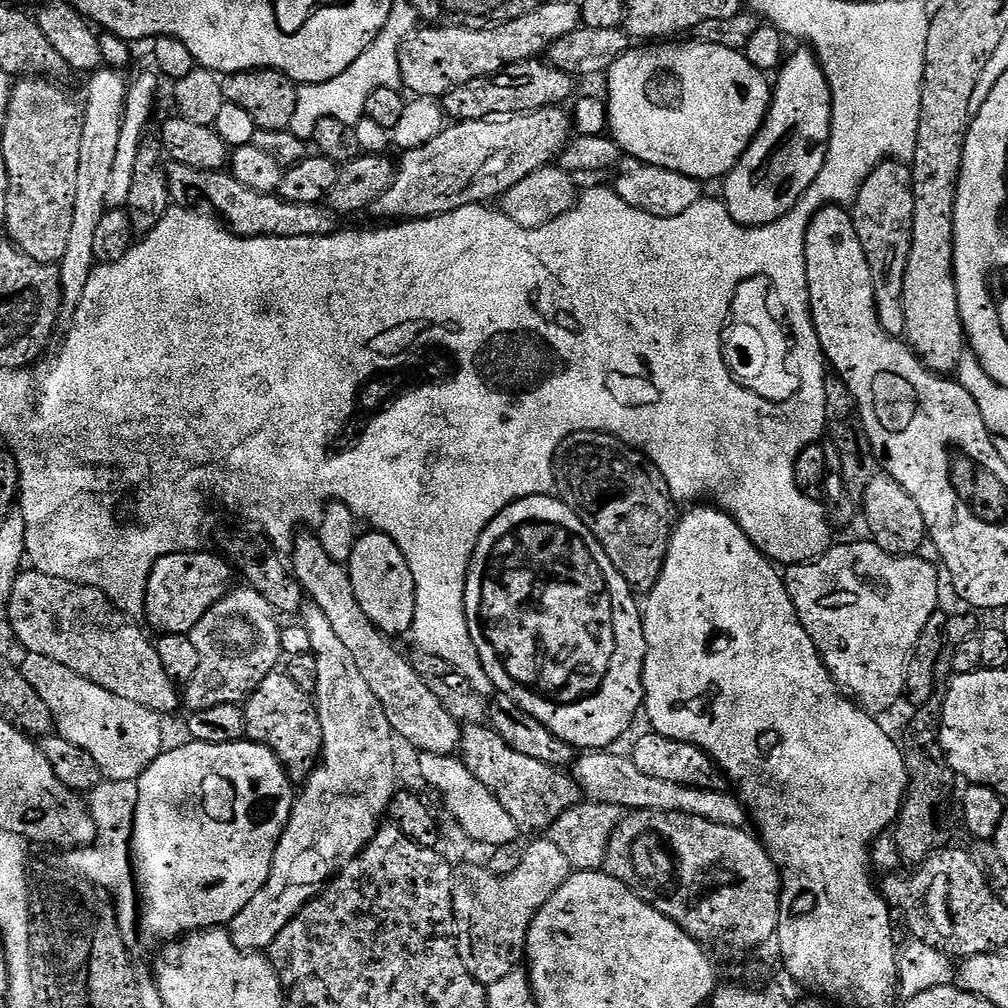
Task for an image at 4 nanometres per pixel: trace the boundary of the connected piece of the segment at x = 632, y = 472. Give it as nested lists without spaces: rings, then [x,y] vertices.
[[[576,432],[558,446],[556,456],[552,460],[552,479],[555,495],[563,500],[566,506],[570,506],[570,510],[574,510],[578,518],[582,518],[590,534],[598,538],[602,550],[606,550],[606,558],[614,562],[614,570],[618,570],[618,574],[626,578],[633,593],[651,592],[662,574],[674,527],[674,501],[668,492],[666,478],[662,478],[658,466],[649,462],[643,452],[631,448],[616,436],[605,432]]]

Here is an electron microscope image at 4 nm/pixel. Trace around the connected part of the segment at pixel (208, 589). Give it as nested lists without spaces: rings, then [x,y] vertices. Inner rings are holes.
[[[204,551],[166,554],[154,562],[154,570],[150,570],[146,586],[143,615],[143,619],[148,620],[149,629],[157,628],[160,634],[190,634],[202,614],[206,614],[214,602],[230,591],[233,565],[223,555],[215,556],[212,552]]]

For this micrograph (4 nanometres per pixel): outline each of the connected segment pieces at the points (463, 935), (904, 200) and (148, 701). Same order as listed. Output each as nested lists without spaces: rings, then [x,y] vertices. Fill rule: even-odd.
[[[533,840],[536,841],[525,847],[522,866],[518,866],[514,874],[499,876],[483,863],[457,863],[452,873],[456,945],[462,962],[466,962],[466,970],[482,985],[498,982],[498,978],[506,978],[506,974],[521,967],[534,918],[574,871],[566,854],[562,854],[552,840]]]
[[[894,159],[878,165],[858,190],[856,202],[851,205],[850,211],[854,230],[858,230],[858,242],[862,242],[862,250],[870,266],[878,322],[882,322],[882,330],[886,330],[886,334],[903,337],[906,313],[902,310],[902,282],[906,274],[906,262],[910,258],[914,218],[914,194],[909,165]]]
[[[35,570],[21,571],[14,582],[6,609],[8,624],[25,653],[46,654],[82,678],[138,702],[146,710],[167,714],[182,704],[178,685],[166,674],[149,633],[118,611],[106,594]]]

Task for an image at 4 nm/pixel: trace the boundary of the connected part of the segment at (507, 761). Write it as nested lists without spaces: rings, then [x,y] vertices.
[[[464,724],[460,734],[459,755],[465,766],[493,792],[506,806],[506,812],[514,818],[517,829],[532,834],[540,834],[552,827],[552,824],[578,803],[582,793],[575,780],[563,767],[538,762],[538,758],[529,758],[514,750],[499,734],[484,724]]]

